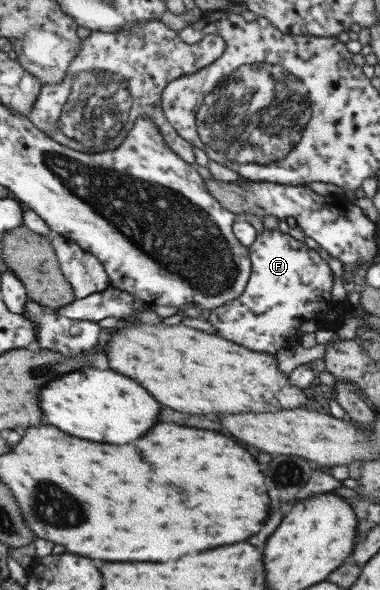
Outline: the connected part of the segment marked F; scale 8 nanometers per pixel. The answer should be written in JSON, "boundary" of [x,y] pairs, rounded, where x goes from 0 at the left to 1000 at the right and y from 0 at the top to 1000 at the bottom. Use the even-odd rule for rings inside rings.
{"boundary":[[[705,390],[674,398],[668,412],[655,417],[658,441],[663,447],[661,469],[647,488],[626,505],[584,515],[579,520],[553,524],[547,546],[568,556],[568,569],[584,569],[605,580],[621,580],[632,586],[647,586],[674,597],[705,597],[726,605],[732,597],[789,583],[792,571],[803,564],[789,563],[789,553],[800,546],[832,546],[853,551],[874,561],[887,561],[905,542],[926,536],[932,525],[911,510],[884,512],[874,505],[874,485],[879,485],[879,463],[855,432],[811,419],[805,412],[779,407],[761,395],[729,390]]]}

